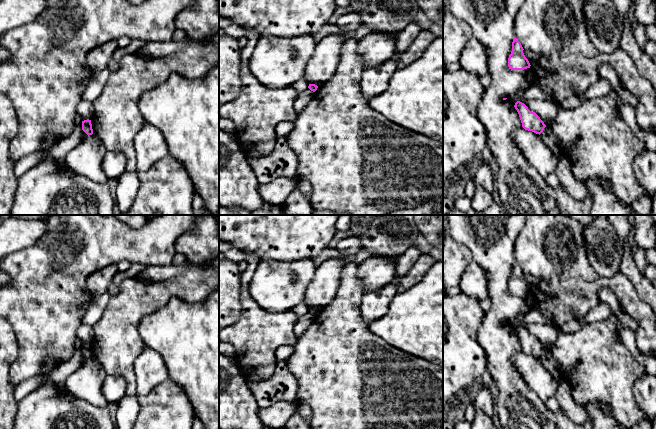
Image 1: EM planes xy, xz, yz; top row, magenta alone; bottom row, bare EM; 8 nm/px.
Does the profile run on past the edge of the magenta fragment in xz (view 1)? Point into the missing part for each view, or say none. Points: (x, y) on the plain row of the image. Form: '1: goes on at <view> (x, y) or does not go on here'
1: goes on at xz (304, 321)

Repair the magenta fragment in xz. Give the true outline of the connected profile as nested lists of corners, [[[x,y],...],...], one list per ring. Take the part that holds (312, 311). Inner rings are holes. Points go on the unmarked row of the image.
[[[309,308],[308,312],[300,316],[294,325],[294,334],[296,338],[300,337],[304,331],[314,322],[314,316],[318,310],[315,308]]]

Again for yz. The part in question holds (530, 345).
[[[517,325],[514,331],[519,338],[522,351],[525,354],[539,358],[543,366],[554,377],[558,385],[560,385],[564,377],[561,367],[552,353],[545,349],[540,341],[535,336],[531,336],[524,327]]]

